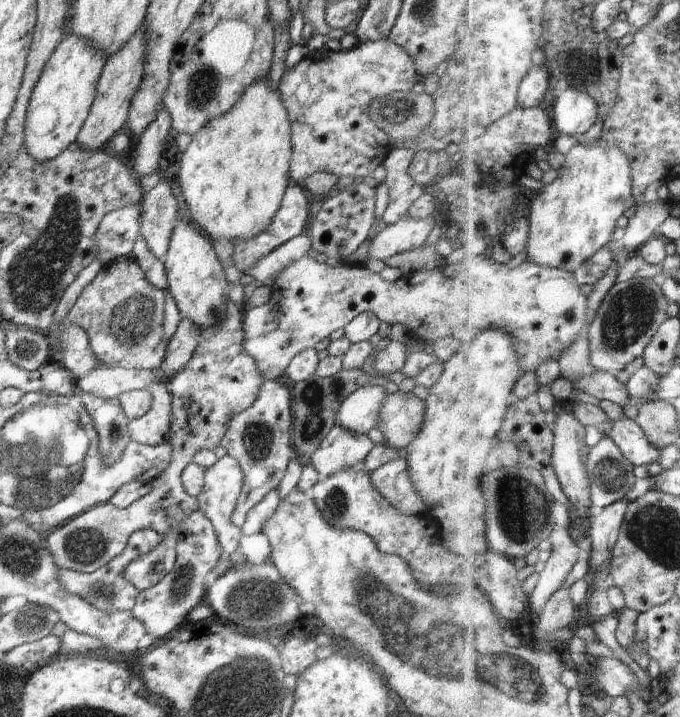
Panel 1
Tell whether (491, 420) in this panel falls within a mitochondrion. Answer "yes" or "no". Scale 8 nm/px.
no

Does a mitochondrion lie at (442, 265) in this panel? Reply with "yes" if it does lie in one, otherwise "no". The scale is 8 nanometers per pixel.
no

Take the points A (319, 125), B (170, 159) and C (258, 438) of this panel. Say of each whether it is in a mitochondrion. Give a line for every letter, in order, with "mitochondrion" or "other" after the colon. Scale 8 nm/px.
A: other
B: other
C: mitochondrion

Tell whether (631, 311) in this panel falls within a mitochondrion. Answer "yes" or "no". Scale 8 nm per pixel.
yes

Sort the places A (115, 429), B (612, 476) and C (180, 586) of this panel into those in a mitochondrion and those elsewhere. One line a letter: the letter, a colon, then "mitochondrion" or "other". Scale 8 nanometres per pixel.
A: mitochondrion
B: mitochondrion
C: mitochondrion

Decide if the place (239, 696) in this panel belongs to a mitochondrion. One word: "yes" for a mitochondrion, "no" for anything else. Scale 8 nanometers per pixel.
yes

